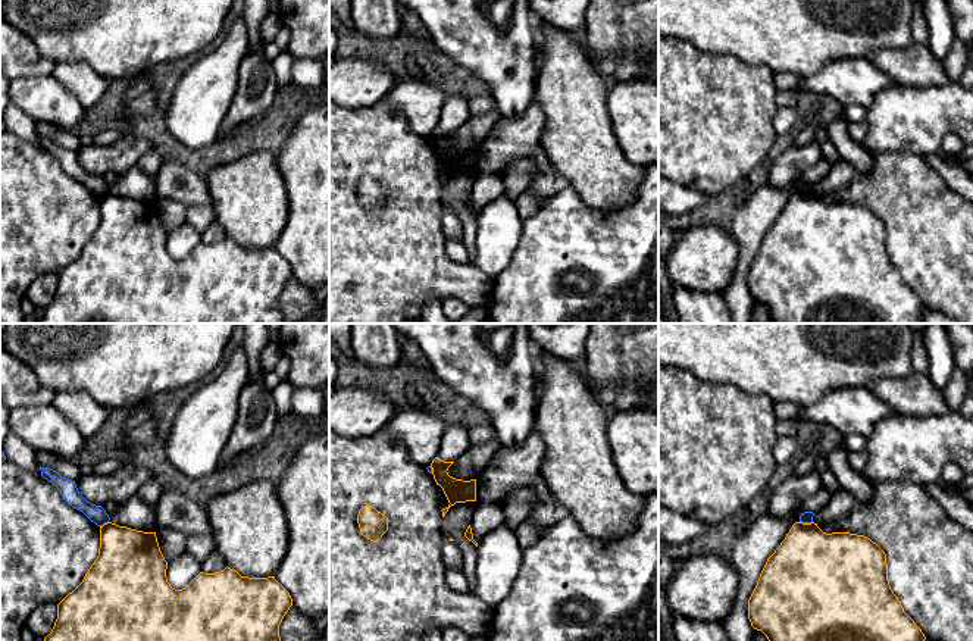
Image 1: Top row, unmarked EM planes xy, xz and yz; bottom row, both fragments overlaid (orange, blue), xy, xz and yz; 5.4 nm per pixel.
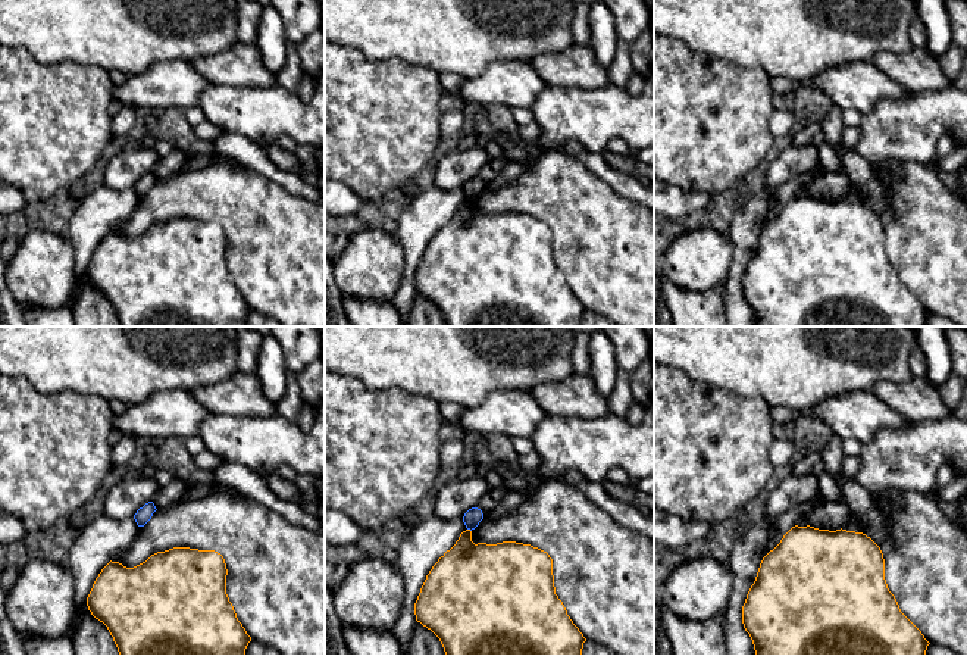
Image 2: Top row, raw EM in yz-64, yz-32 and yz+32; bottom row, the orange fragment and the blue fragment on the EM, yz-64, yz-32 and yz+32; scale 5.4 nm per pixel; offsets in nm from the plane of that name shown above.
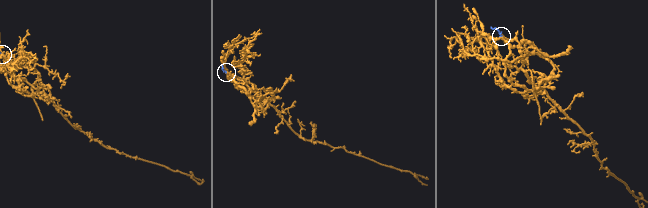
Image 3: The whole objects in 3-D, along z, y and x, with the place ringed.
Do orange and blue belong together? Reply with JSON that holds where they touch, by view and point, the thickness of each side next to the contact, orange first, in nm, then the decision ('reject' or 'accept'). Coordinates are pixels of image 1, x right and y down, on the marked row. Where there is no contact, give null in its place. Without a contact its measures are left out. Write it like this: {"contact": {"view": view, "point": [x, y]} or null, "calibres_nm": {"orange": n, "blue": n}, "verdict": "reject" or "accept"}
{"contact": {"view": "yz", "point": [806, 524]}, "calibres_nm": {"orange": 440, "blue": 60}, "verdict": "reject"}

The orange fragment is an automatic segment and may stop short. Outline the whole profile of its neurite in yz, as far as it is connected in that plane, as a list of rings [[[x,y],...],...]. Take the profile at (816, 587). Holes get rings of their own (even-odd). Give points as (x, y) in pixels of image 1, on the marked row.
[[[795,522],[767,559],[748,600],[751,626],[769,641],[924,641],[926,637],[904,612],[891,590],[885,551],[864,535],[823,532],[817,523]]]

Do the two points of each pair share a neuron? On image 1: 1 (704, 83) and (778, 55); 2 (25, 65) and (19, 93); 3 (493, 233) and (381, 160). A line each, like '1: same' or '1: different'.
1: different
2: different
3: different

